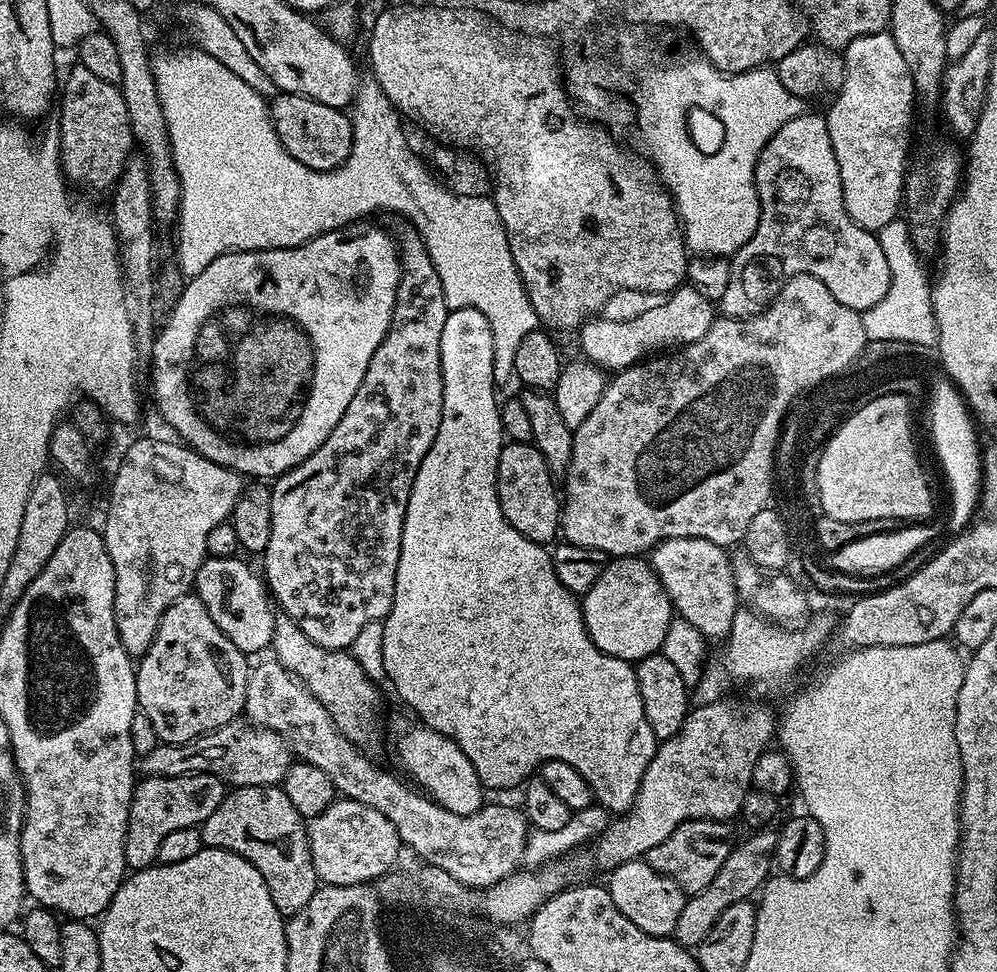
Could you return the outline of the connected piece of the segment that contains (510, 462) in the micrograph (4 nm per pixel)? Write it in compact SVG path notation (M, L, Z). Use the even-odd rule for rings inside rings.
M508 442L500 449L496 493L502 506L502 514L506 522L510 522L514 530L518 530L518 534L530 538L530 542L545 546L551 545L561 535L562 496L558 491L557 481L555 484L552 480L555 480L554 473L546 466L546 458L542 458L535 444Z

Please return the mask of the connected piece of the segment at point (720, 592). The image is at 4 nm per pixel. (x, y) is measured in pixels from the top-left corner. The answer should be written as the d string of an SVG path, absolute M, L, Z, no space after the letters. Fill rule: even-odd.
M670 538L657 544L650 552L650 563L670 598L675 615L690 622L690 626L694 626L694 630L702 633L709 642L727 641L730 626L734 626L734 614L741 607L734 586L732 556L724 552L727 552L725 545L706 542L706 538Z

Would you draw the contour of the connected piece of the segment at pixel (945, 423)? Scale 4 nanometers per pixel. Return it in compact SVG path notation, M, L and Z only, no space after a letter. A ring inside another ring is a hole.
M945 378L943 380L939 380L937 385L935 385L935 391L930 395L930 402L932 405L929 406L928 412L932 415L932 444L936 447L936 456L940 459L940 464L944 467L944 476L948 479L948 488L952 491L952 524L956 527L956 530L964 530L969 527L970 521L973 519L972 511L977 511L978 508L978 497L980 495L980 454L981 449L979 447L976 448L976 432L972 429L972 424L974 425L973 417L970 415L969 409L966 407L964 403L964 397L960 395L960 389L956 387L955 384L952 383L951 380Z

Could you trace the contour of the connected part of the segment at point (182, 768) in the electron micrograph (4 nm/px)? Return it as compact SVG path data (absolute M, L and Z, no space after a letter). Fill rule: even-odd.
M233 722L215 728L185 744L156 745L150 754L139 757L138 768L144 776L217 776L232 788L283 785L288 768L294 763L288 744L268 728Z

